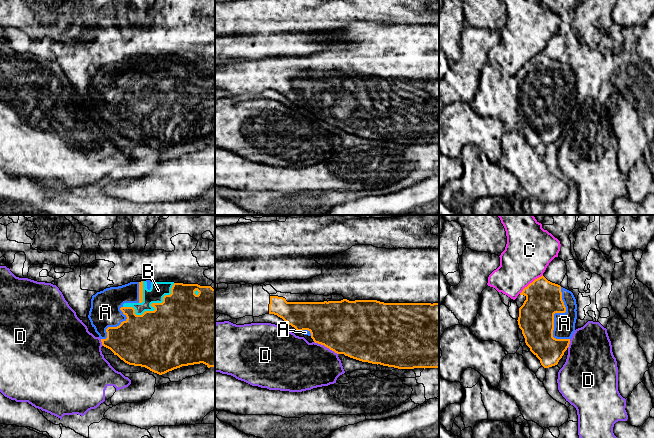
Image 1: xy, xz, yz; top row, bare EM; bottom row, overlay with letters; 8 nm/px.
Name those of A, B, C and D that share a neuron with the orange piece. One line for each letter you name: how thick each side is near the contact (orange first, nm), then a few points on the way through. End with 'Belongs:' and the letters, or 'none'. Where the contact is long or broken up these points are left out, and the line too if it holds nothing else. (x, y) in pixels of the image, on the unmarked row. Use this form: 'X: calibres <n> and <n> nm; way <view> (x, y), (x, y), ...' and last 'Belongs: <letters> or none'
A: calibres 280 and 180 nm
B: calibres 480 and 140 nm
Belongs: A, B

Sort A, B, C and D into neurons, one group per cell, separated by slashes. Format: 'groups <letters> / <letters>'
groups A B / C / D

